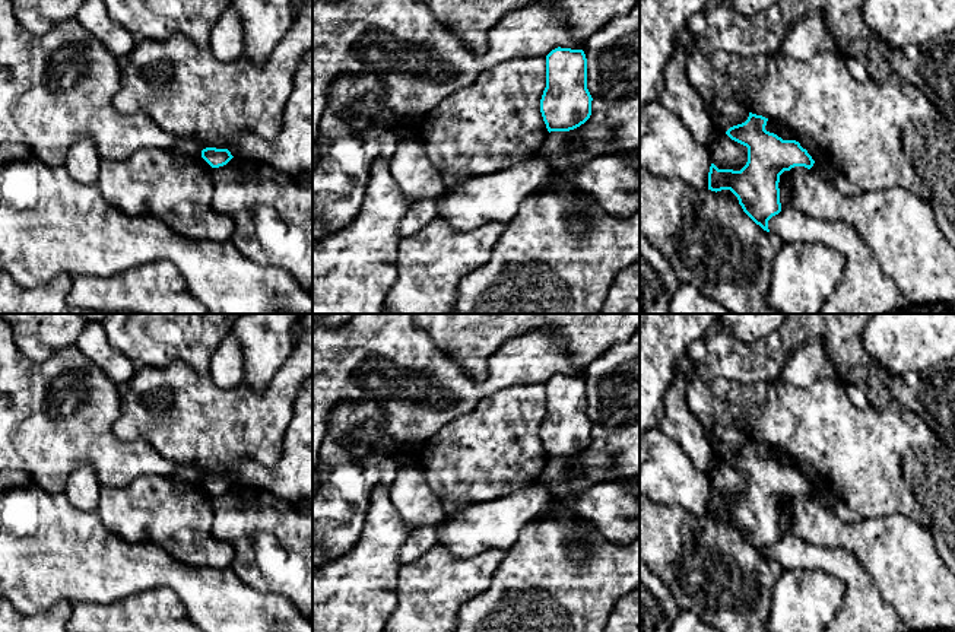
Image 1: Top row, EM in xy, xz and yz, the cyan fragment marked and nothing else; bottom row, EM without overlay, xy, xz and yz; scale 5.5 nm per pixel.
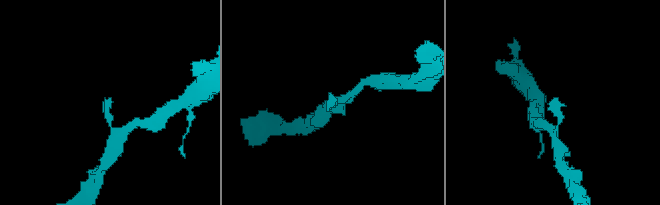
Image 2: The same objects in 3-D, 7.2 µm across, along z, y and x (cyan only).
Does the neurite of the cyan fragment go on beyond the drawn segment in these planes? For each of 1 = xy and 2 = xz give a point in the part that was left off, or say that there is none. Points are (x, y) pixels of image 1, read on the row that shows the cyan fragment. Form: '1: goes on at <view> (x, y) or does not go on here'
1: does not go on here
2: does not go on here

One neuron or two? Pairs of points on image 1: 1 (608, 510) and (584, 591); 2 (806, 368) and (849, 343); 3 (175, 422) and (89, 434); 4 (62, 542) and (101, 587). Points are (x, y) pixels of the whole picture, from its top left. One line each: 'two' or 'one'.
1: two
2: two
3: two
4: one

